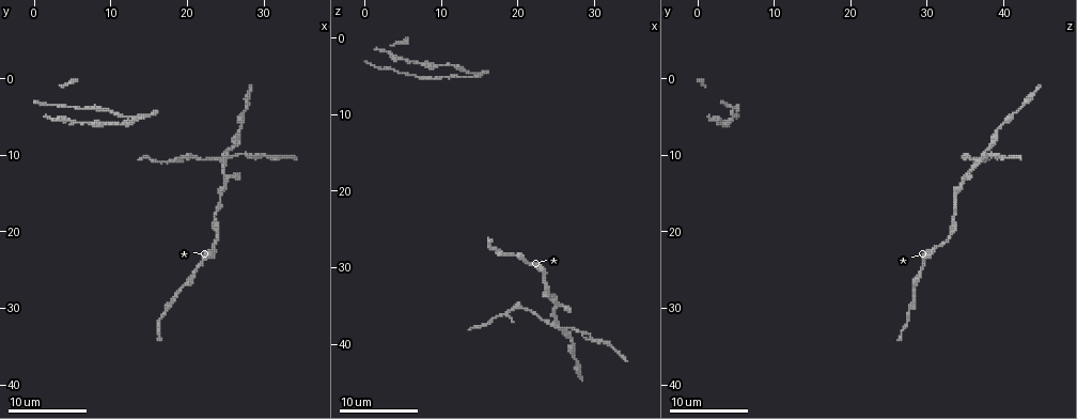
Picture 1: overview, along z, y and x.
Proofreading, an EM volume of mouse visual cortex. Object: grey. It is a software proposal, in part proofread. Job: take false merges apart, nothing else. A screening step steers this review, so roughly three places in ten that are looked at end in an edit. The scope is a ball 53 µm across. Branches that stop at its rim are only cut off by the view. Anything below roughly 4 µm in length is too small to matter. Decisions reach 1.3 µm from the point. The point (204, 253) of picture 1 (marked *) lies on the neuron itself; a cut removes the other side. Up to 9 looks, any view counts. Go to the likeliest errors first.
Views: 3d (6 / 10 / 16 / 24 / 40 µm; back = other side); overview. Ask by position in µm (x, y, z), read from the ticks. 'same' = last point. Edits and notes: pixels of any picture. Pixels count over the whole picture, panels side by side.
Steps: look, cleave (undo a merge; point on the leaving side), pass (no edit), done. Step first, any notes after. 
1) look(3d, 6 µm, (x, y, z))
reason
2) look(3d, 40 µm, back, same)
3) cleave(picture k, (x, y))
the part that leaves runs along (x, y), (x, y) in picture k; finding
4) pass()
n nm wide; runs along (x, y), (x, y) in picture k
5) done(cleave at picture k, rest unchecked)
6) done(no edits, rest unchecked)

look(3d, 6 µm, (24.5, 10.0, 37.0))
four arms meet

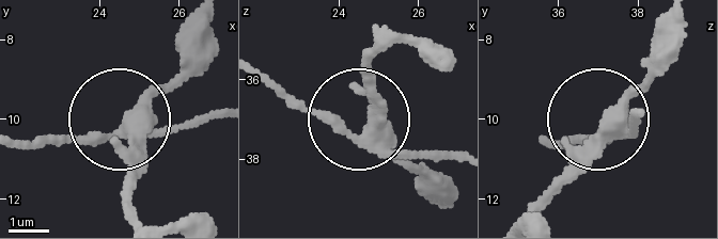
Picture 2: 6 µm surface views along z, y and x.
cleave(picture 2, (83, 137))
4 arms; the part that leaves runs along (129, 133), (20, 144) in picture 2; two neurons meet here

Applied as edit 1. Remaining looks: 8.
look(3d, 10 µm, (14.0, 5.0, 5.0))
branch point

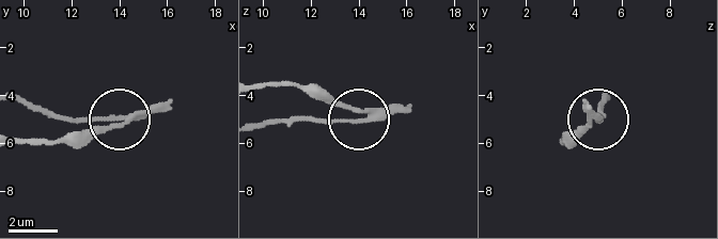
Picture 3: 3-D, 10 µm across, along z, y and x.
look(3d, 10 µm, back, (14.5, 4.9, 4.8))
from behind

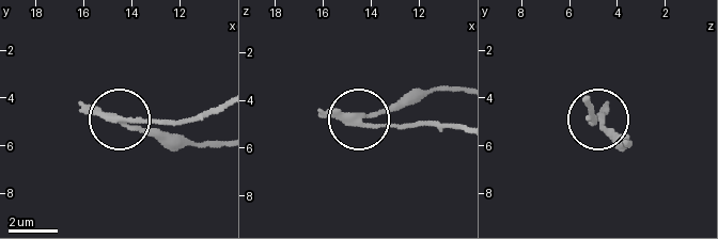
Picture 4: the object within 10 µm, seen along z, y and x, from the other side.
cleave(picture 4, (150, 123))
the part that leaves runs along (113, 115), (197, 122), (221, 111) in picture 4; a second neuron is stuck on

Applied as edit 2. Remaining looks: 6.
look(overview)

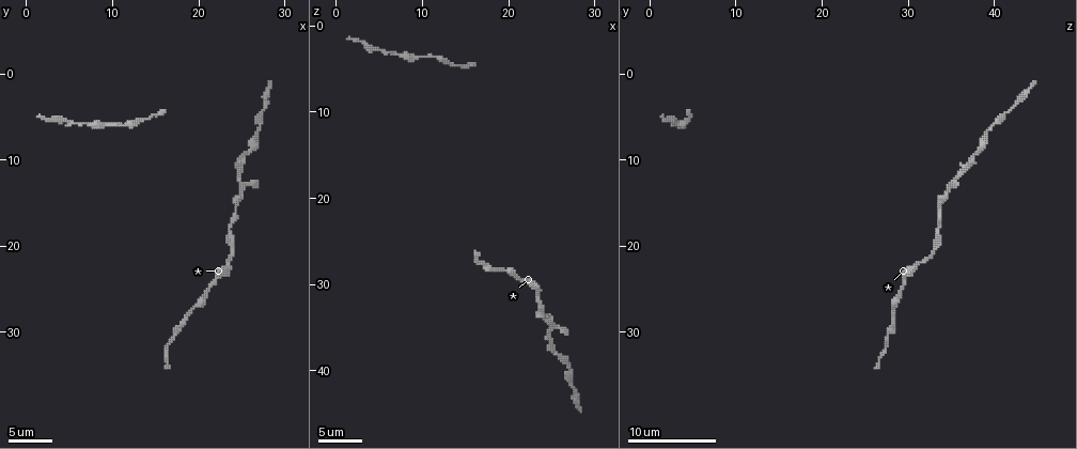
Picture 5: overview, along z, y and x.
look(3d, 10 µm, (23.8, 20.6, 32.8))
thick turns thin

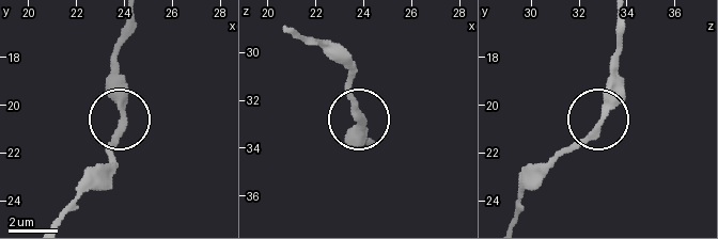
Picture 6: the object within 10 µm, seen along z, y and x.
pass()
270 nm wide; runs along (519, 174), (535, 172), (591, 131), (604, 107), (609, 60) in picture 6; one neuron here

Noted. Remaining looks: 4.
done(cleave at picture 2, cleave at picture 4, rest unchecked)

